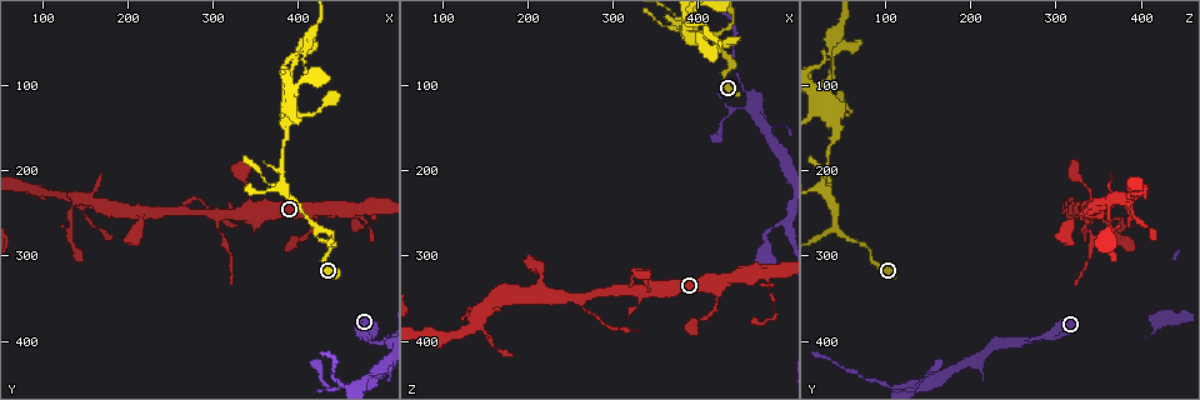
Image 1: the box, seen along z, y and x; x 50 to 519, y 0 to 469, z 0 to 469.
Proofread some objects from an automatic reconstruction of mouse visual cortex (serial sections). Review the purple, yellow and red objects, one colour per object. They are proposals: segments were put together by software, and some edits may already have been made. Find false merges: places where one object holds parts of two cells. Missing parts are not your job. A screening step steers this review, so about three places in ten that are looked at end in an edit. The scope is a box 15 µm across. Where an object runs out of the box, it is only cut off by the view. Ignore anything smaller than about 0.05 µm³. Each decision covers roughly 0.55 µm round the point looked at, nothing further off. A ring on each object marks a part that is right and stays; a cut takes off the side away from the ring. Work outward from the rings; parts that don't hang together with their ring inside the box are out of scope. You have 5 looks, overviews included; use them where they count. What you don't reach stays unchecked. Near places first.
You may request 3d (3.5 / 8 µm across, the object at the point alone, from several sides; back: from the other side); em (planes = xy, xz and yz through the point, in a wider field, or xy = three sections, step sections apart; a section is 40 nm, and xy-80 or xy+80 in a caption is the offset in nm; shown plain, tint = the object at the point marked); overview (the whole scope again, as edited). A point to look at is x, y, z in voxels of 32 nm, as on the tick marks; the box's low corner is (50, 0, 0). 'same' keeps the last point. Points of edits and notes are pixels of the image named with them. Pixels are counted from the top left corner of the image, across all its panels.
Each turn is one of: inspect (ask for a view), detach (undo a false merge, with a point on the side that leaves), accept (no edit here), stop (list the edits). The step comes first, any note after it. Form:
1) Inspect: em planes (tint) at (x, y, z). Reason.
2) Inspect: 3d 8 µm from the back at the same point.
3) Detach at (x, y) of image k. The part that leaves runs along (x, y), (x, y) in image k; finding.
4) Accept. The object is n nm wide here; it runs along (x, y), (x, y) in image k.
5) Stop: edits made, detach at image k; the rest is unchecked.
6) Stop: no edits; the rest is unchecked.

Inspect: em xy step 1 (tint) at (425, 275, 50). Narrows sharply.

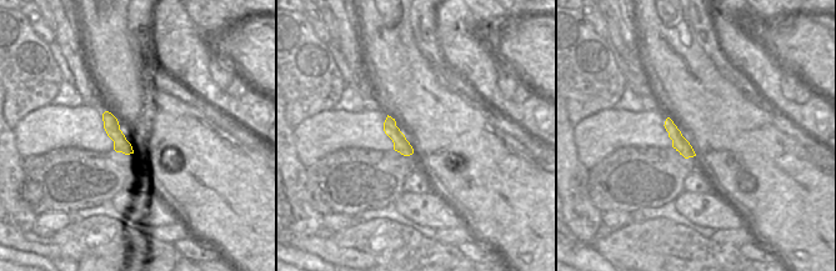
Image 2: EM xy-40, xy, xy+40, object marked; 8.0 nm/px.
Inspect: 3d 3.5 µm from the back at the same point.

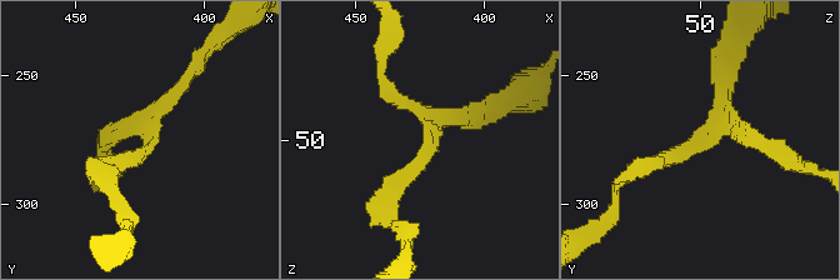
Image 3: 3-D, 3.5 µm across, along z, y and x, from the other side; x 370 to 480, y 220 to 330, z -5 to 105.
Accept. The arms are 150, 200, 200 nm wide; it runs along (106, 115), (113, 131), (129, 150) in image 2; all the same cell.

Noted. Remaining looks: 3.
Inspect: 3d 3.5 µm from the back at (380, 220, 30). Sudden change in width.

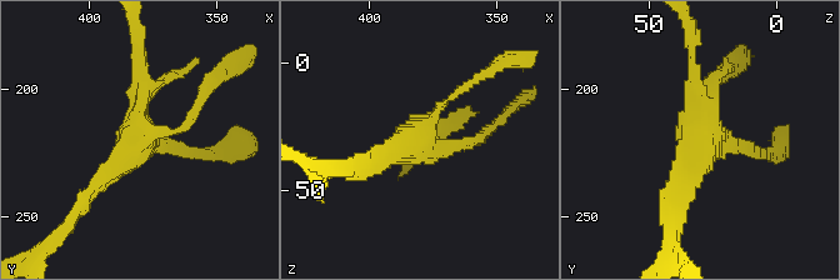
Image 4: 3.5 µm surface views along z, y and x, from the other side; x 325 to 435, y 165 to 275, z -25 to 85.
Accept. All the same cell.

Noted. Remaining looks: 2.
Stop: no edits; the rest is unchecked.

